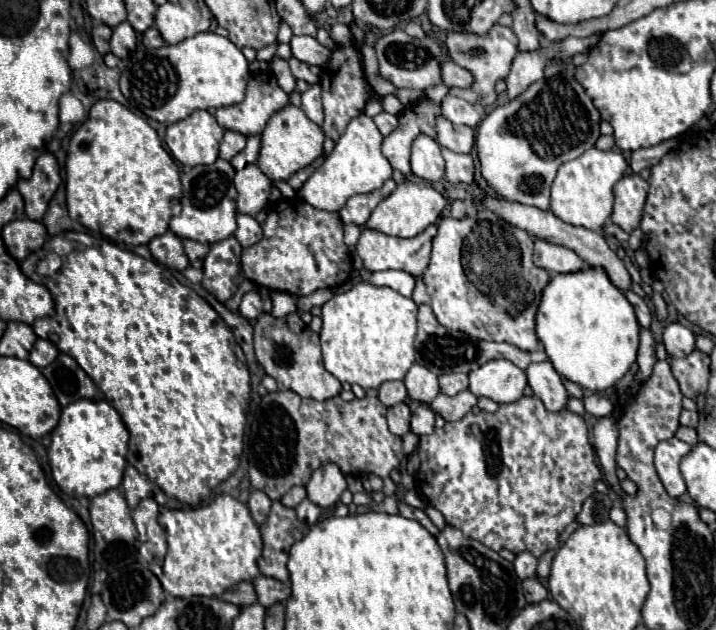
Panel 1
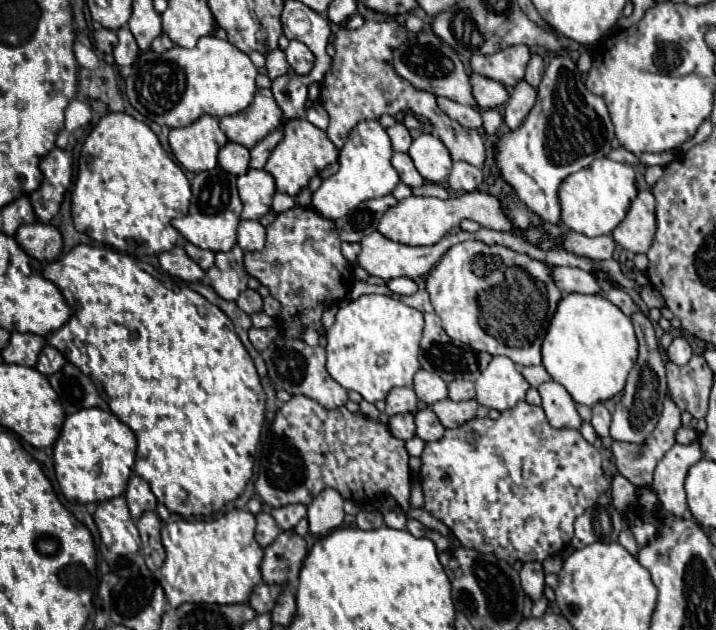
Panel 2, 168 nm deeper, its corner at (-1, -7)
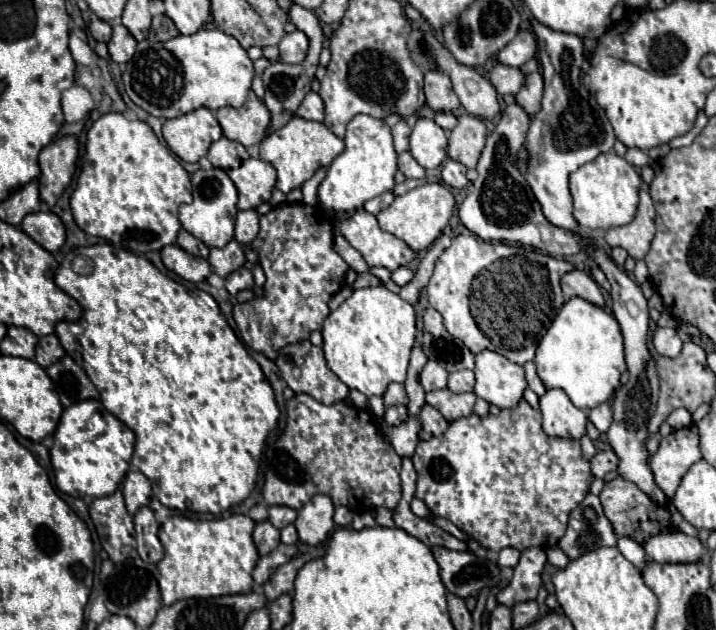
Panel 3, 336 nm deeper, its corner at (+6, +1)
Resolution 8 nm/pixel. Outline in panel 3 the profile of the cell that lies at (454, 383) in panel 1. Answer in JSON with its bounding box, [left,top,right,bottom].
[449,370,475,392]

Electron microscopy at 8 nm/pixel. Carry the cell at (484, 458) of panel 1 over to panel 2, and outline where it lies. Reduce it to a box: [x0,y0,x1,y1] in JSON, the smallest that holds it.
[420,402,610,564]

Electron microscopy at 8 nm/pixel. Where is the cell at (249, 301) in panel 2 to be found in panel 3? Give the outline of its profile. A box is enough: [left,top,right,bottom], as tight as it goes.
[225,266,255,296]

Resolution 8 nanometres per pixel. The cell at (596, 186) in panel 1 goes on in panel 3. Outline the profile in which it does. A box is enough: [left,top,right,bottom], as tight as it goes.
[569,152,641,230]

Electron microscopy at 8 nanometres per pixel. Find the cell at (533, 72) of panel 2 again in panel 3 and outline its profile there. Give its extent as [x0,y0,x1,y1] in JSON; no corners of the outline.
[515,72,543,118]

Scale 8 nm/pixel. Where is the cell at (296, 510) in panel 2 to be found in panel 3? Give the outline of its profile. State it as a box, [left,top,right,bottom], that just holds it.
[269,506,297,530]

